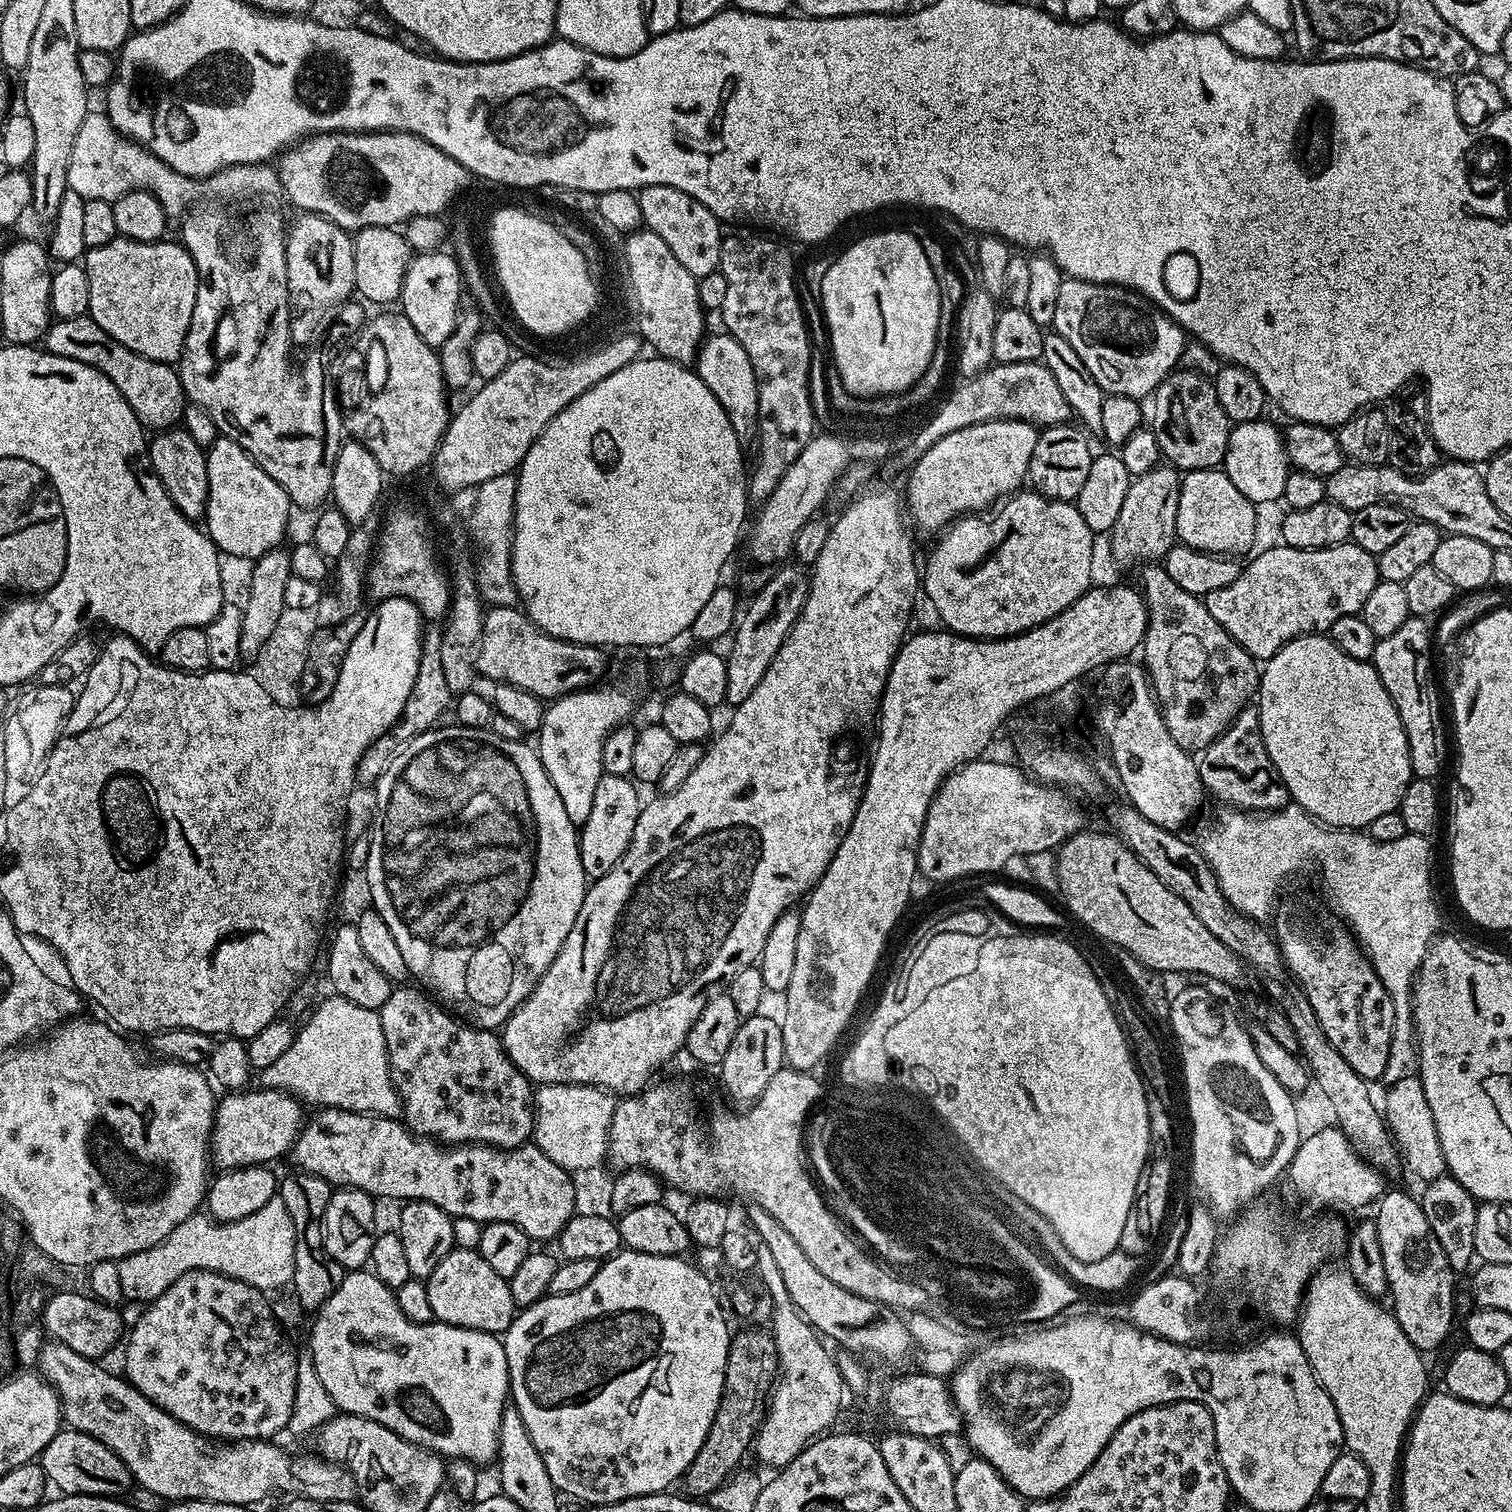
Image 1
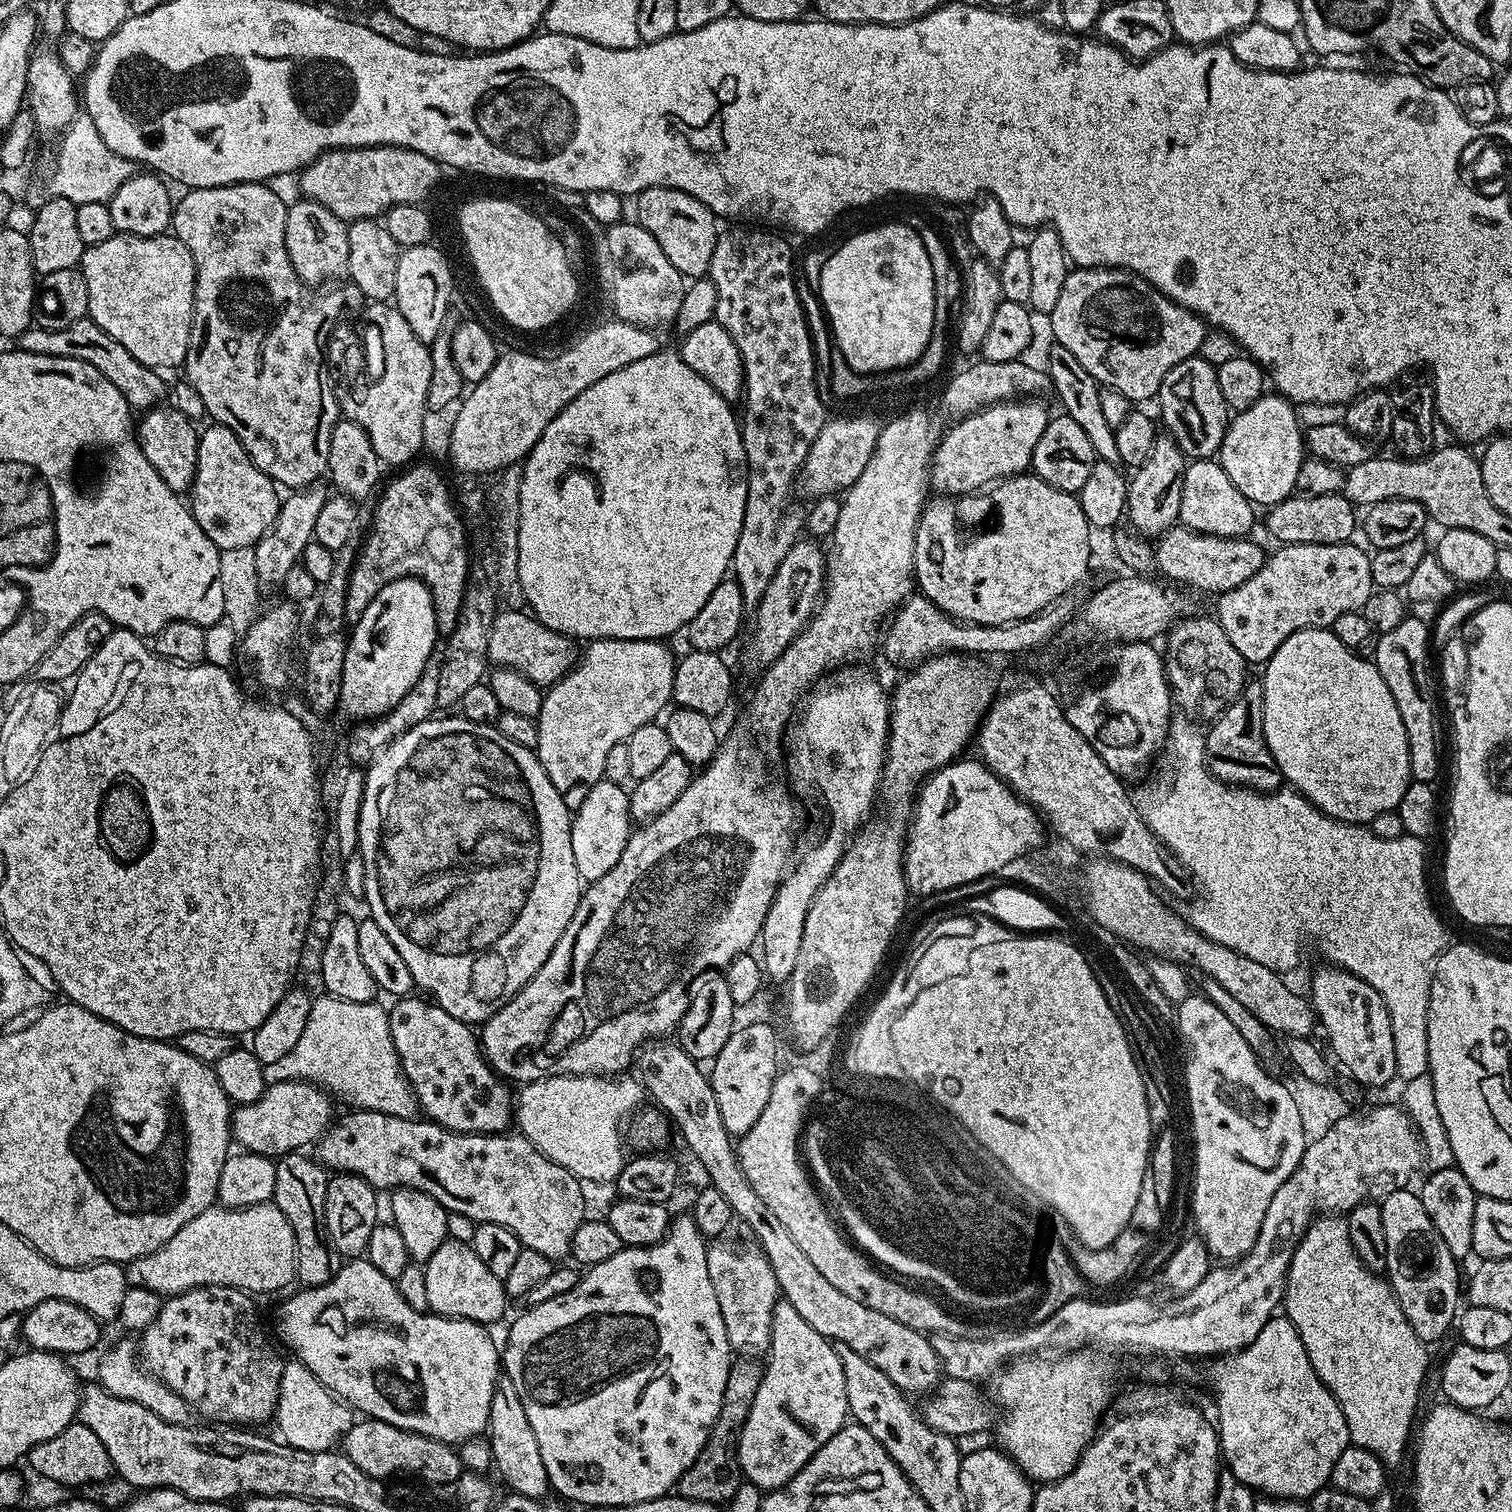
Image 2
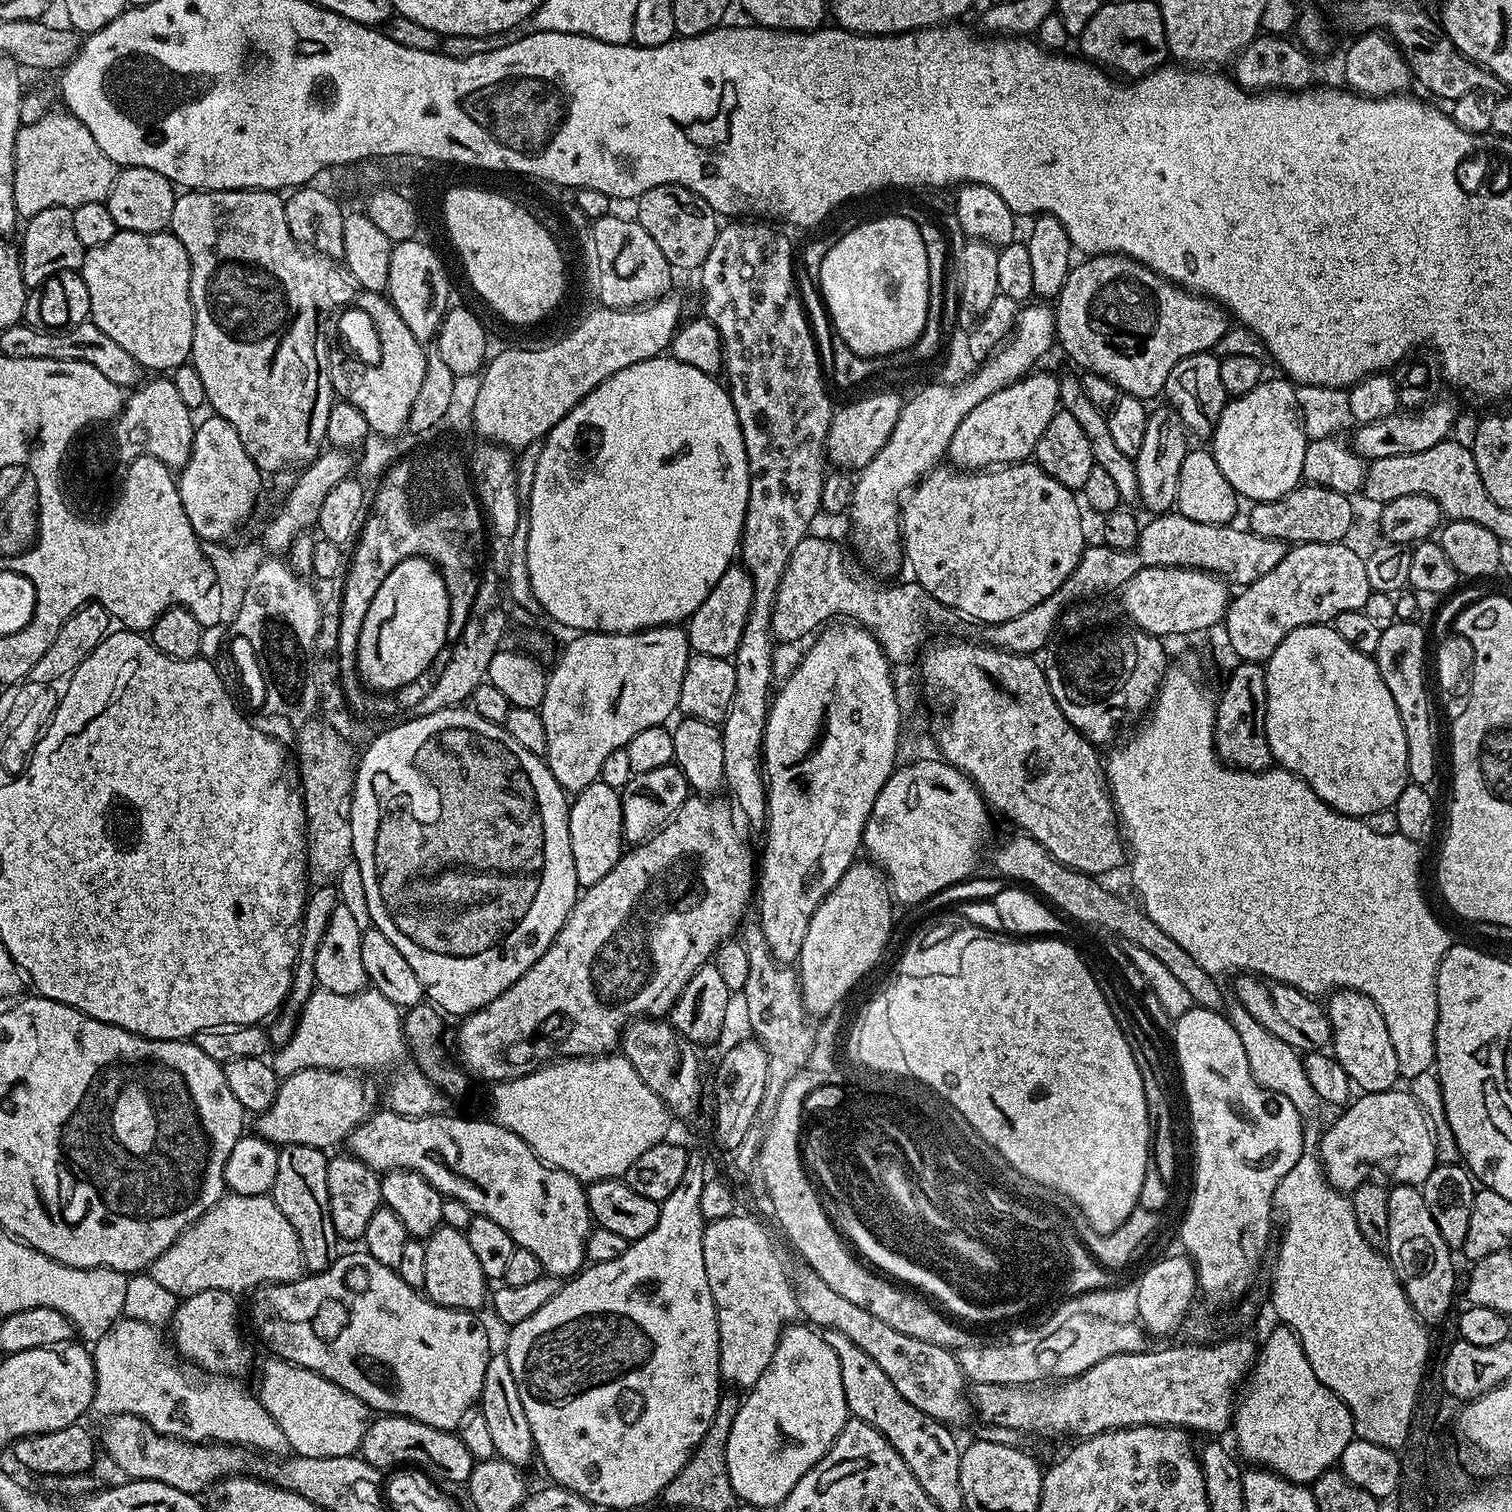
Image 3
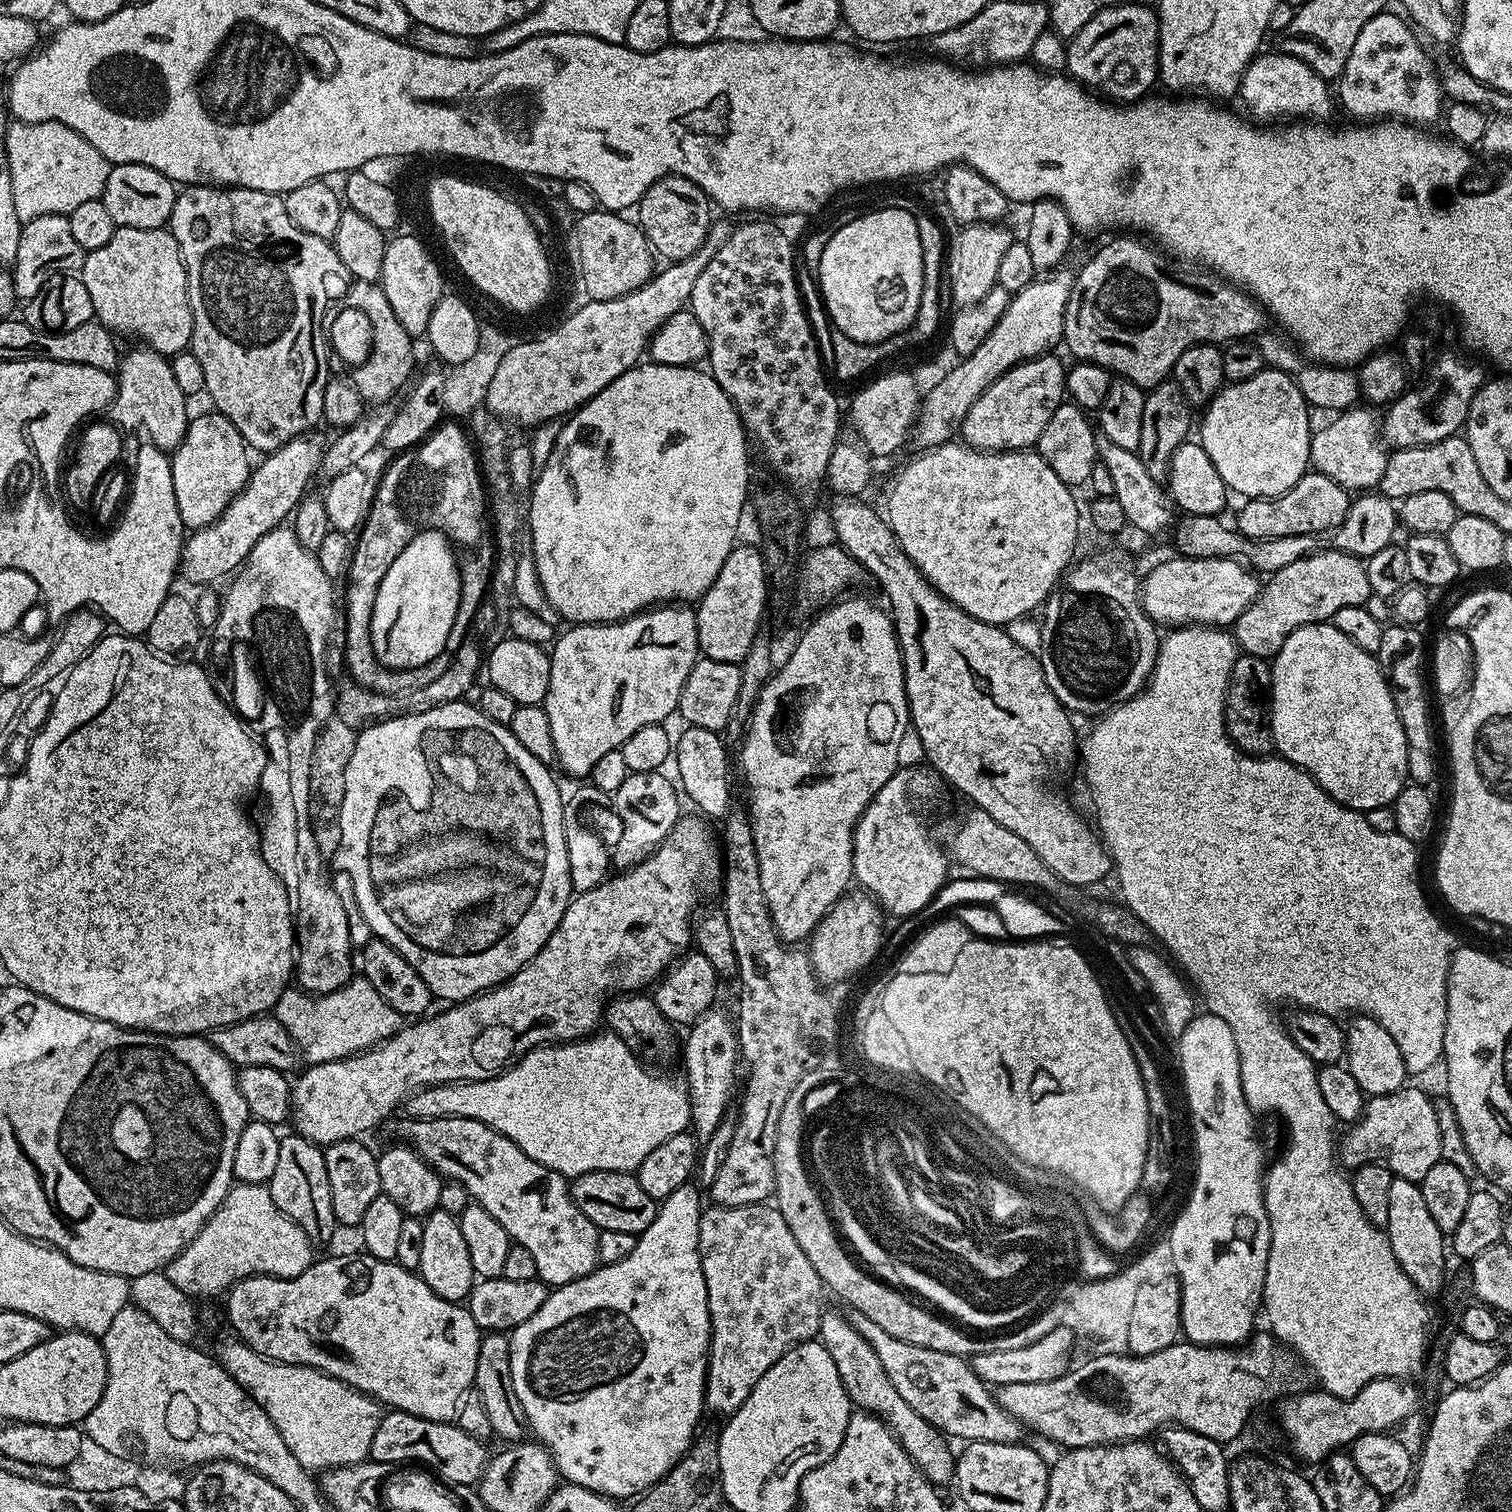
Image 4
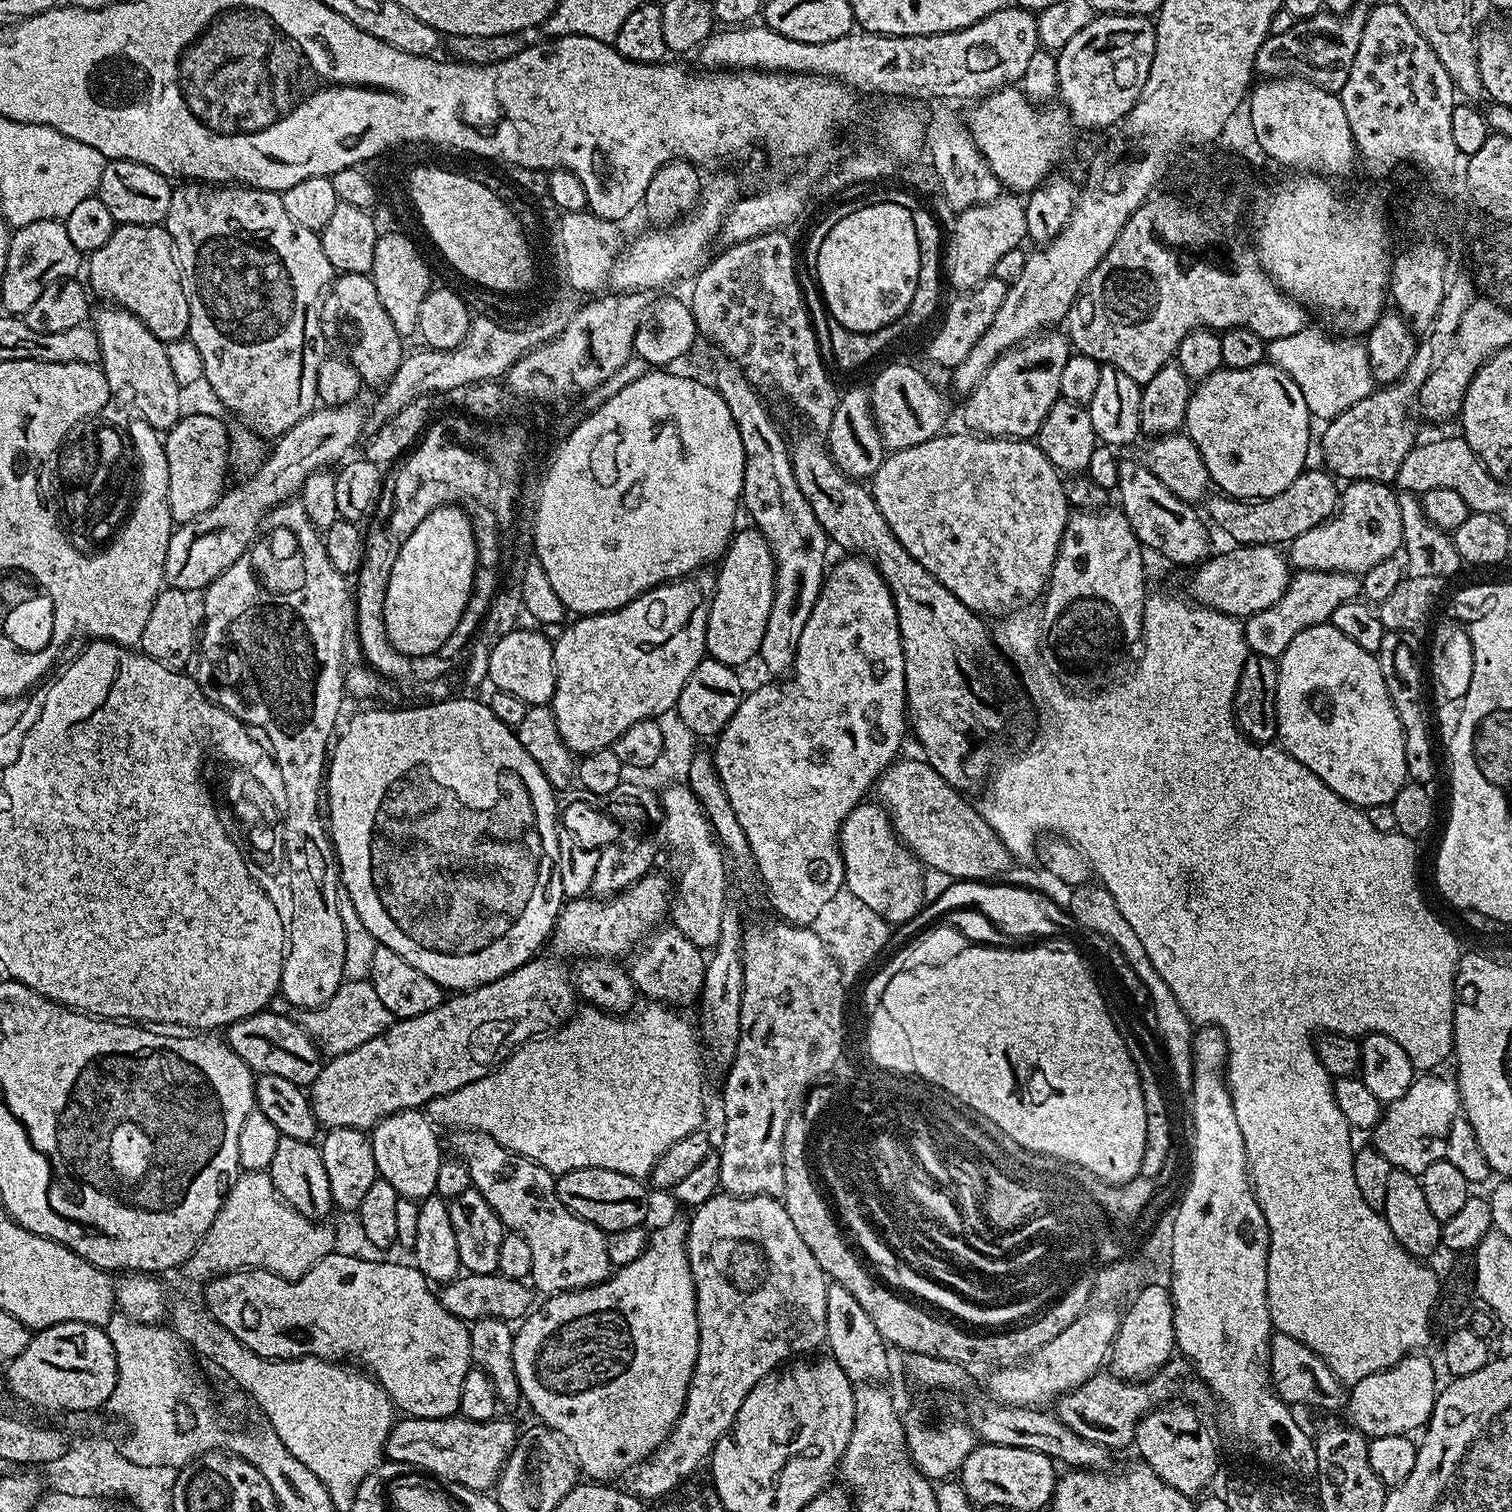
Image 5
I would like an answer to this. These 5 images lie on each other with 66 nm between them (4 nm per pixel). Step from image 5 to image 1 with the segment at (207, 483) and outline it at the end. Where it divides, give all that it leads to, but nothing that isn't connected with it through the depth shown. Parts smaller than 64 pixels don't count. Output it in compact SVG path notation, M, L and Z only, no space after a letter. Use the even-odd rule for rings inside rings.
M217 435L216 441L206 448L206 482L208 483L208 501L204 511L203 527L221 553L238 555L253 562L268 551L279 549L284 544L284 535L288 532L288 508L290 501L286 490L254 462L254 458L238 442L229 436Z

